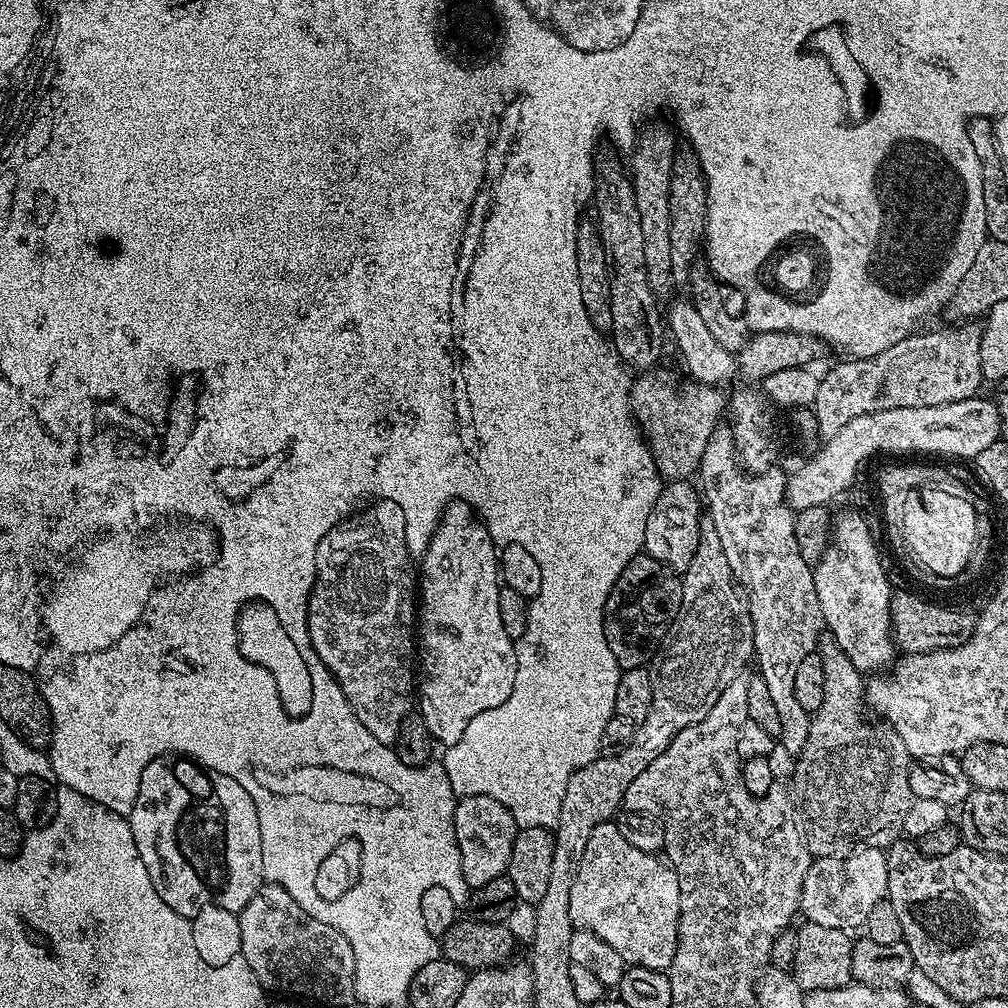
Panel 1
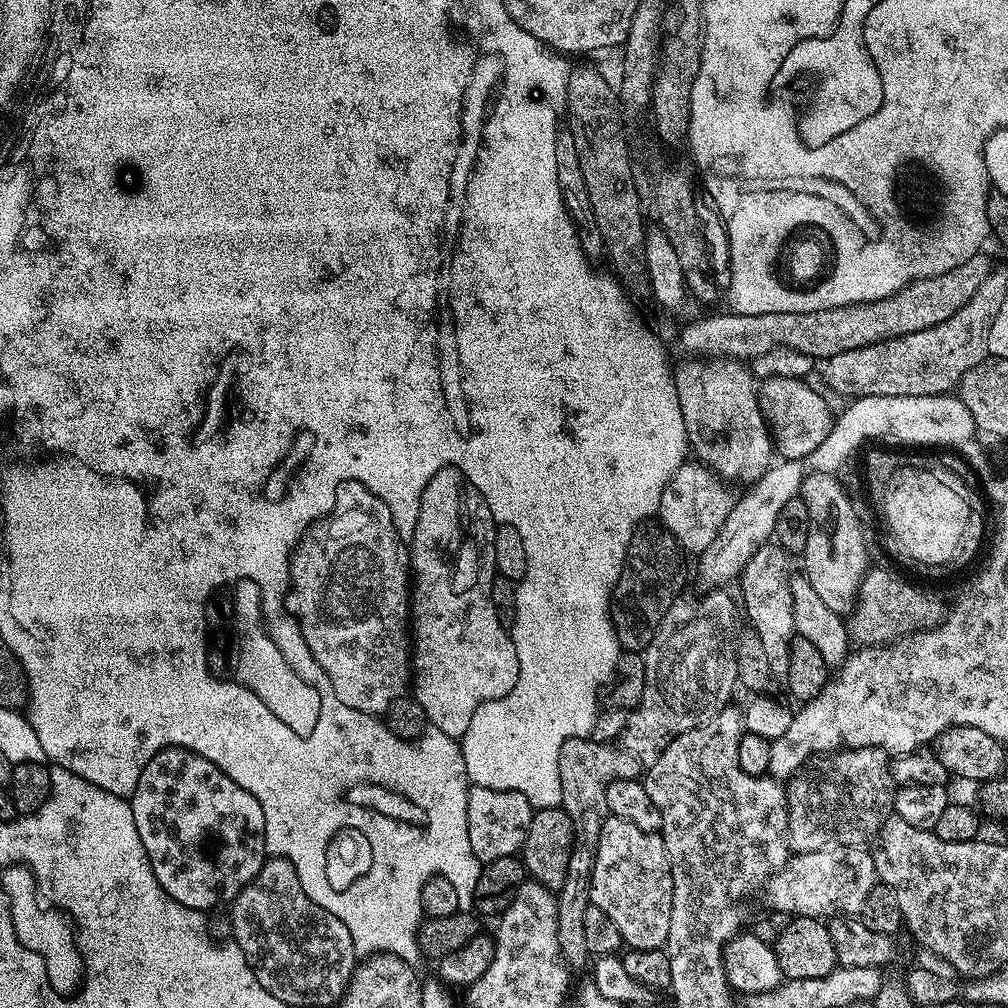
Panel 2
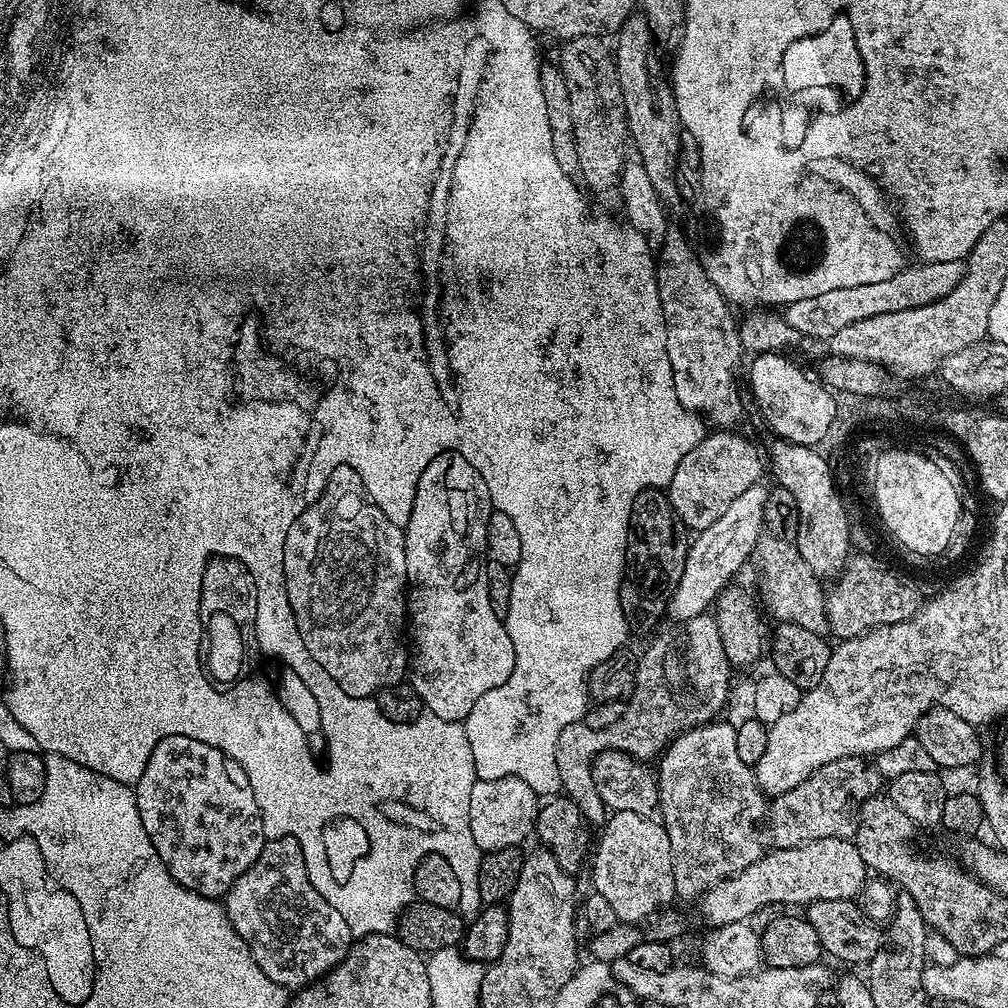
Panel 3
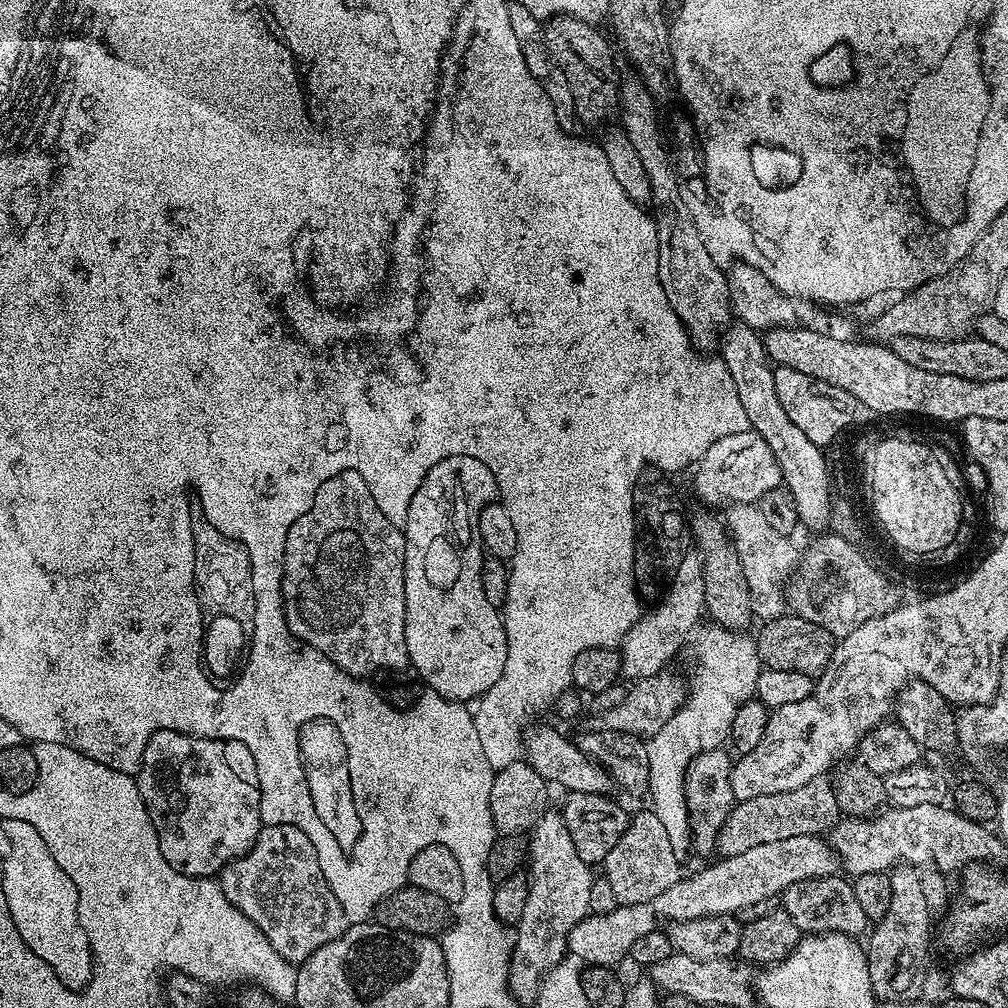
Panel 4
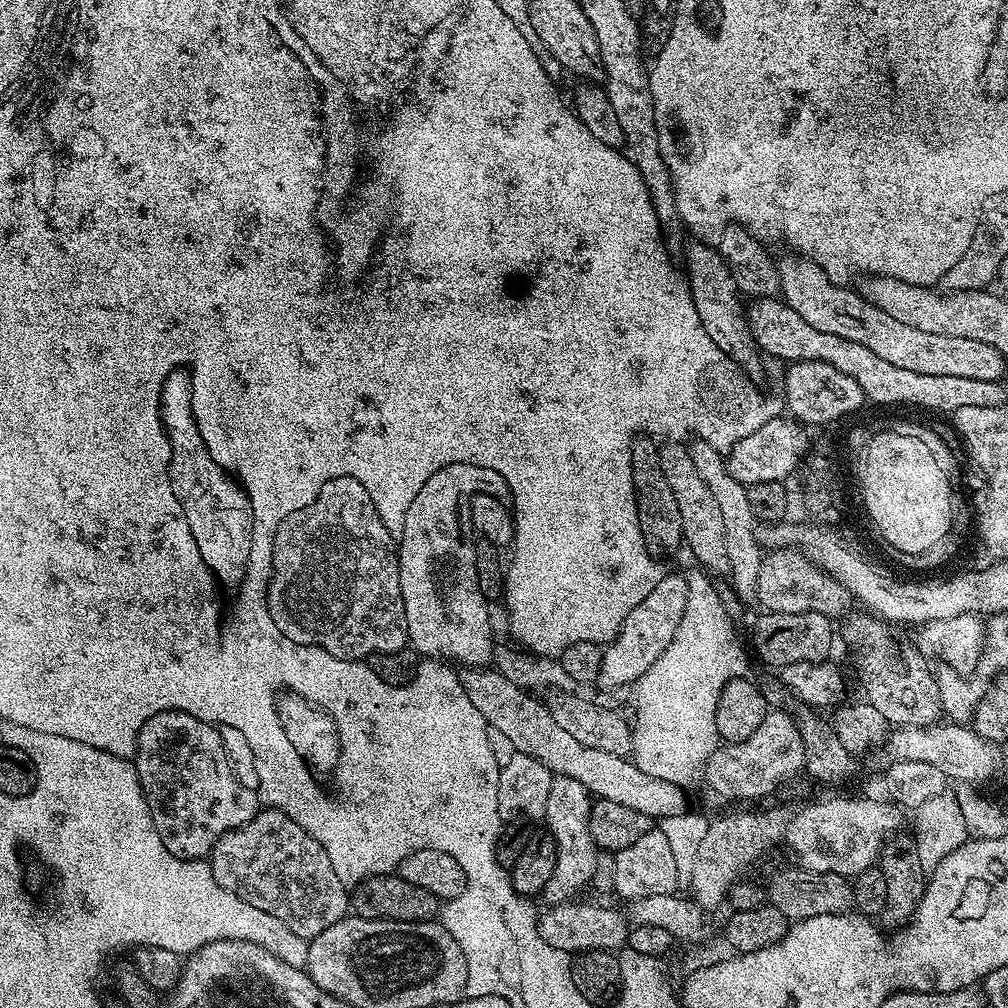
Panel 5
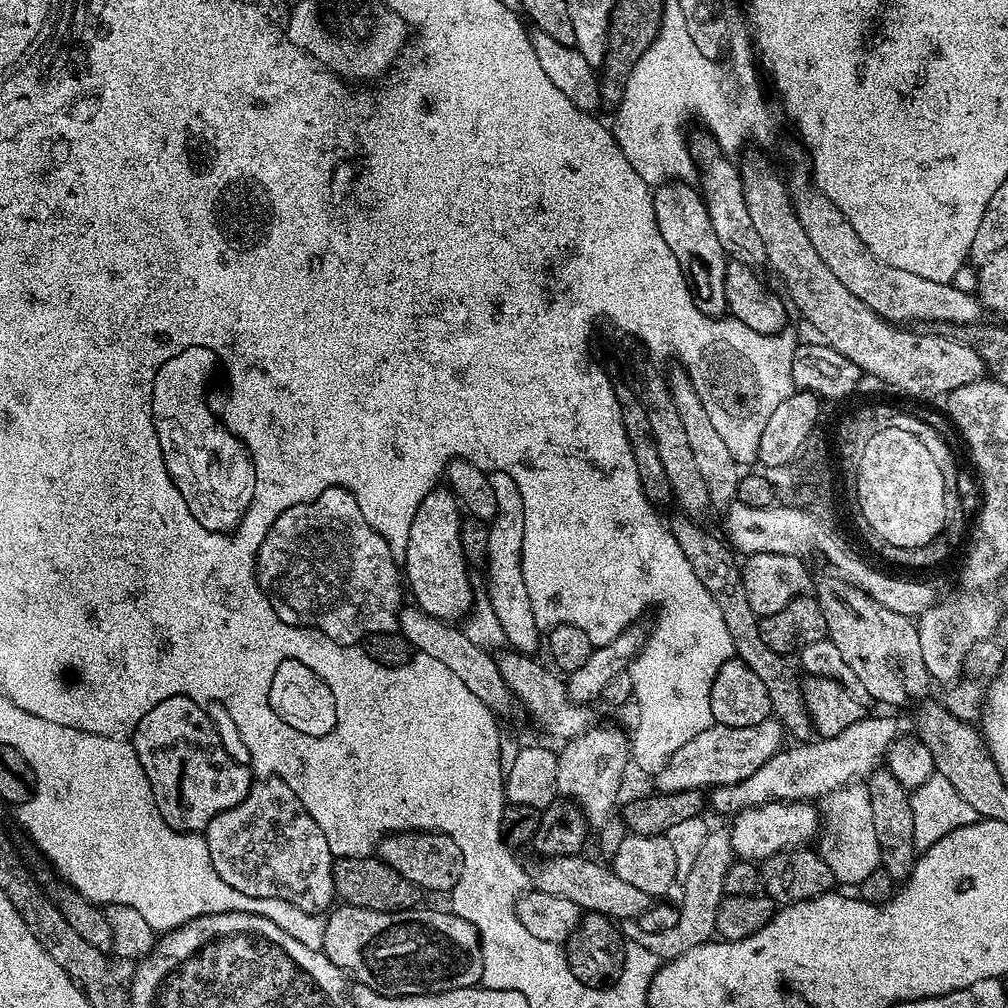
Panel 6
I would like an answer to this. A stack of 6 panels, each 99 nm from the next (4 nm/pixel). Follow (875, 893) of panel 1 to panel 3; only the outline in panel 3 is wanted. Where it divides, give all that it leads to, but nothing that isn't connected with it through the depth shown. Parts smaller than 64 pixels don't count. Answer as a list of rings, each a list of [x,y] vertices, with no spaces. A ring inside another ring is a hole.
[[[831,836],[811,840],[793,848],[765,851],[758,862],[746,866],[738,874],[719,880],[713,888],[699,897],[700,912],[708,926],[747,921],[754,911],[772,903],[807,906],[816,900],[856,900],[870,870],[852,840]]]

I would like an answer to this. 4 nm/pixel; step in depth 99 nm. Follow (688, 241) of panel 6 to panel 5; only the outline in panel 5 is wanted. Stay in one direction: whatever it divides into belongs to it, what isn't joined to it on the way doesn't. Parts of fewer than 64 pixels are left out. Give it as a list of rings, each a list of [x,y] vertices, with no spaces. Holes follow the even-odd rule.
[[[708,242],[689,243],[682,259],[688,263],[686,287],[692,293],[692,305],[694,310],[698,310],[702,330],[706,330],[710,342],[714,342],[714,346],[718,346],[722,354],[729,356],[749,380],[759,381],[759,376],[764,372],[765,361],[750,334],[746,304],[742,299],[742,293],[736,288],[727,260]]]

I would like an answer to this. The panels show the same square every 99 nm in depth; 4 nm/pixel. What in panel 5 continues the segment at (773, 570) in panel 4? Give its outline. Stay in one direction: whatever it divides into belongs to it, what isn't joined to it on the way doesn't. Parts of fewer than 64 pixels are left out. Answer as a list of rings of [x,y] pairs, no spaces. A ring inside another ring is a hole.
[[[693,439],[690,444],[690,451],[694,458],[694,466],[698,466],[698,474],[702,474],[706,486],[710,486],[710,491],[714,493],[714,498],[718,501],[718,507],[721,510],[724,525],[726,525],[726,554],[730,558],[728,572],[730,577],[732,576],[730,587],[740,597],[741,601],[755,601],[758,572],[762,559],[762,551],[760,552],[762,544],[758,539],[758,532],[752,529],[754,526],[757,527],[758,521],[750,510],[748,489],[730,475],[721,449],[710,446],[704,440]]]

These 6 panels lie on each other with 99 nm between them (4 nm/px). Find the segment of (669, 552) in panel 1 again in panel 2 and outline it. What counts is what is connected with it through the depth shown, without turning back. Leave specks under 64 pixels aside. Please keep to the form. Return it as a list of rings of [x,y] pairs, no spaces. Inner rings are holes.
[[[685,462],[681,464],[678,471],[672,473],[670,482],[664,488],[658,520],[685,553],[702,554],[716,541],[726,515],[724,492],[719,486],[721,487],[713,473],[709,472],[703,464]]]

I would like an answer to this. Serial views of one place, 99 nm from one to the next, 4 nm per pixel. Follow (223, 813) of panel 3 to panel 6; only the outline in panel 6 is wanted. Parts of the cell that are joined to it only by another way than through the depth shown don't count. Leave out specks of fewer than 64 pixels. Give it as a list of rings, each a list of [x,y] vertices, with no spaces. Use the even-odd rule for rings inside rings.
[[[188,696],[158,702],[131,733],[130,743],[146,770],[154,802],[175,832],[200,834],[215,816],[238,806],[254,783],[249,770],[236,769],[219,749],[212,723],[194,707]]]

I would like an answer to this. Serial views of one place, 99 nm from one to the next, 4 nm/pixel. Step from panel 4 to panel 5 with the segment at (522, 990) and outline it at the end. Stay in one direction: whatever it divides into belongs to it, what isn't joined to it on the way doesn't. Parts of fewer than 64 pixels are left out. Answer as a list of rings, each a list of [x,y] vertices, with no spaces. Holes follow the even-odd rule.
[[[556,776],[550,786],[550,798],[546,798],[544,820],[548,824],[547,835],[556,846],[556,865],[546,889],[546,896],[552,899],[553,905],[571,901],[575,892],[580,892],[591,885],[594,874],[595,856],[598,851],[592,841],[588,816],[592,812],[594,800],[582,782],[574,782],[569,776]]]

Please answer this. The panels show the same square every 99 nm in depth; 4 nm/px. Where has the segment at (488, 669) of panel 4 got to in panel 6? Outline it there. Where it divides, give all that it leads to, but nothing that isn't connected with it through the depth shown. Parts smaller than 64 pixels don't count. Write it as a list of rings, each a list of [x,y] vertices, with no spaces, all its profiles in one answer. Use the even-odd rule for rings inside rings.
[[[437,486],[422,498],[418,510],[414,514],[414,522],[410,522],[410,534],[406,542],[406,550],[402,557],[402,576],[406,581],[406,588],[412,591],[415,607],[421,608],[426,614],[447,622],[456,622],[467,617],[474,604],[472,582],[468,578],[470,565],[464,559],[462,538],[460,537],[460,522],[462,508],[455,495],[447,487]]]

